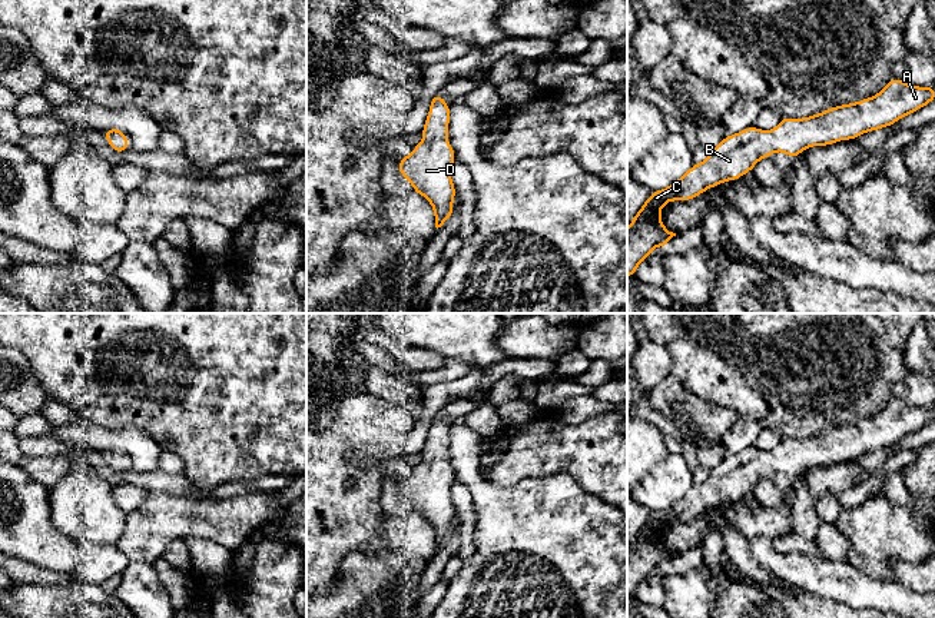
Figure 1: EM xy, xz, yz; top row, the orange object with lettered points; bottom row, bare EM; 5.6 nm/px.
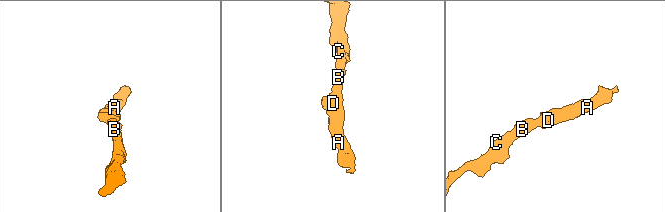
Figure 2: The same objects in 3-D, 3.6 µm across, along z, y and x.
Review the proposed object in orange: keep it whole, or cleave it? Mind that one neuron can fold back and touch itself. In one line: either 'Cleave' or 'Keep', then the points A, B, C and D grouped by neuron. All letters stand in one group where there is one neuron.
Keep. Groups: A B C D

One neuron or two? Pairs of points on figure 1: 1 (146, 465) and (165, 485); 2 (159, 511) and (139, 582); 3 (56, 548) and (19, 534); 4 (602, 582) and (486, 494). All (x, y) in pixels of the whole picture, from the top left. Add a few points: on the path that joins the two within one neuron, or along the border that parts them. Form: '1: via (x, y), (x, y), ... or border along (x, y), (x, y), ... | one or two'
1: border along (131, 467), (139, 471), (156, 469) | two
2: border along (131, 561), (149, 567) | two
3: via (47, 548), (27, 534) | one
4: via (573, 578), (514, 522) | one

